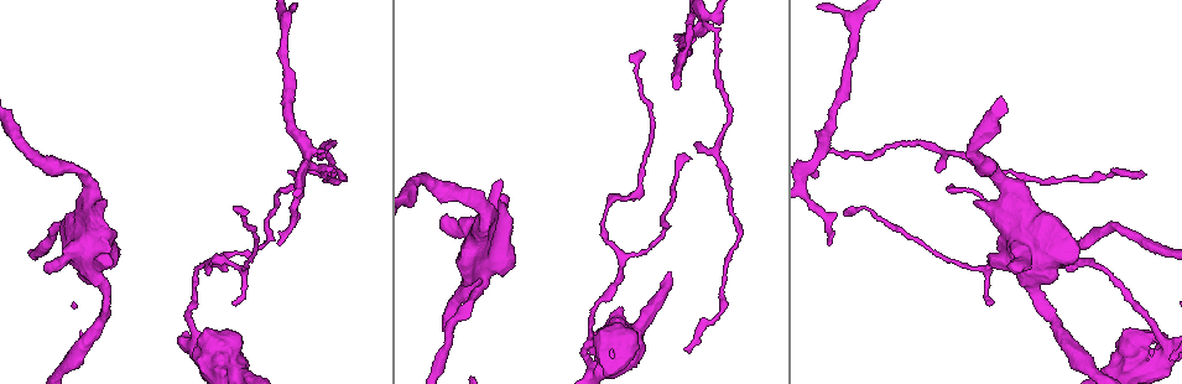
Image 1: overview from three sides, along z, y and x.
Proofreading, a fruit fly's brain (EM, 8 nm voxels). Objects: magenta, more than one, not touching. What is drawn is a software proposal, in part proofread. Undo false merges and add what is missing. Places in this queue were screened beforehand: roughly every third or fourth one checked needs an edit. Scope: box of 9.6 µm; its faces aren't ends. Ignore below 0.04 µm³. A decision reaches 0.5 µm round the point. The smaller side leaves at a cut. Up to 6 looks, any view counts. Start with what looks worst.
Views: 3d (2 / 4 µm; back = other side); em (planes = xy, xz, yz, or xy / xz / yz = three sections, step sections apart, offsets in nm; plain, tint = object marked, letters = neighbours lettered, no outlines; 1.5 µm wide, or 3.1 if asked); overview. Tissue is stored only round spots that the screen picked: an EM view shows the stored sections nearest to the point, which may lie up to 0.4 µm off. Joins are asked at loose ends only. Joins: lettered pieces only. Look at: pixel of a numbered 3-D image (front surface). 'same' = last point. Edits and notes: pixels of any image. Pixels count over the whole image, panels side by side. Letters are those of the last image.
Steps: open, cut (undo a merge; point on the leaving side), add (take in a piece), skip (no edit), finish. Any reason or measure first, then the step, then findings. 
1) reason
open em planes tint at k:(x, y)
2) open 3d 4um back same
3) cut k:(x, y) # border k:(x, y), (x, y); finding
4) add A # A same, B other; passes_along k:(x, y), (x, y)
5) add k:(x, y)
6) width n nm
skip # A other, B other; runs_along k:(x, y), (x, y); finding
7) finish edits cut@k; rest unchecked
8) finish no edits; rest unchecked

long arm stops here
open 3d 2um at 1:(1141, 172)

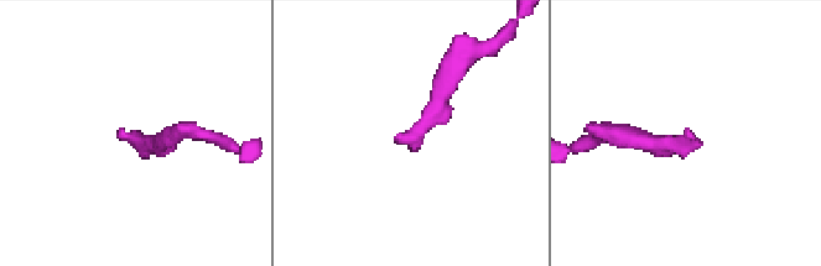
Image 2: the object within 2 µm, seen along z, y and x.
open em xz step 8 plain at 2:(119, 132)

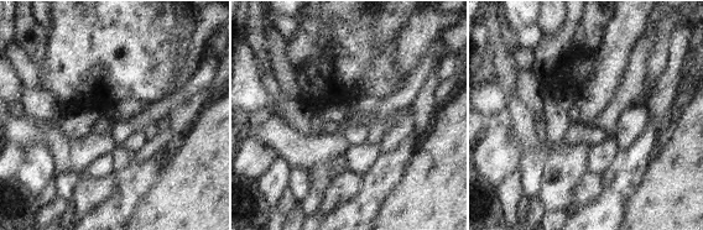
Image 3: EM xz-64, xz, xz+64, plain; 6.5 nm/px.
what lies round it
open em xz step 8 letters same

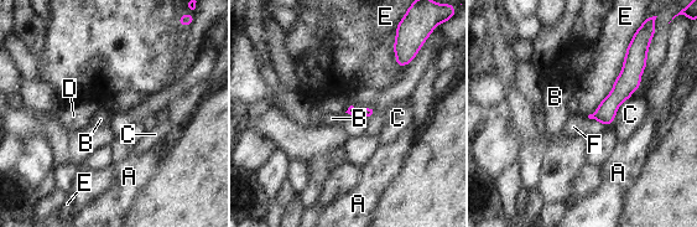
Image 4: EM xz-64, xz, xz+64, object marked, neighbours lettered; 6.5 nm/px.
skip # A other, B other, C other, D other, E other, F other; runs_along 4:(630, 52), (630, 77), (606, 122); no lettered piece goes on from it

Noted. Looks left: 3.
an open end
open 3d 4um back at 1:(500, 200)

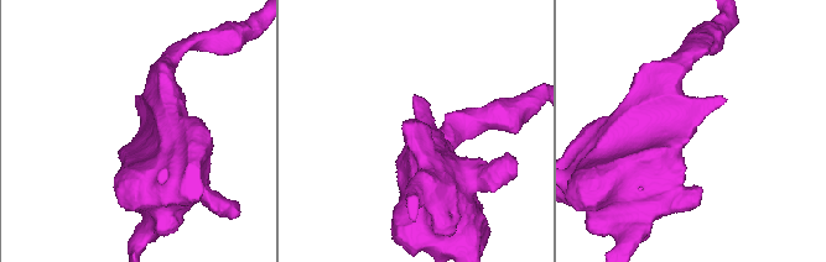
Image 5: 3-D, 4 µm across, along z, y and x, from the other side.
shape alone is not enough
open em planes tint at 5:(137, 137)

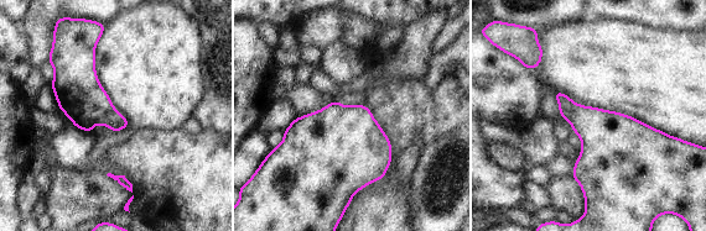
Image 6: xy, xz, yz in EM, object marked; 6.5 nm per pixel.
open em planes letters same

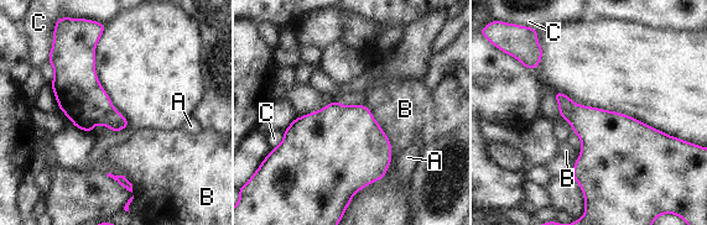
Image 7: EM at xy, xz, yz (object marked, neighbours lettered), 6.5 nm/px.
skip # A other, B other, C other; border 7:(364, 105), (391, 144); none of them fits

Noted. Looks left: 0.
finish no edits; rest unchecked

